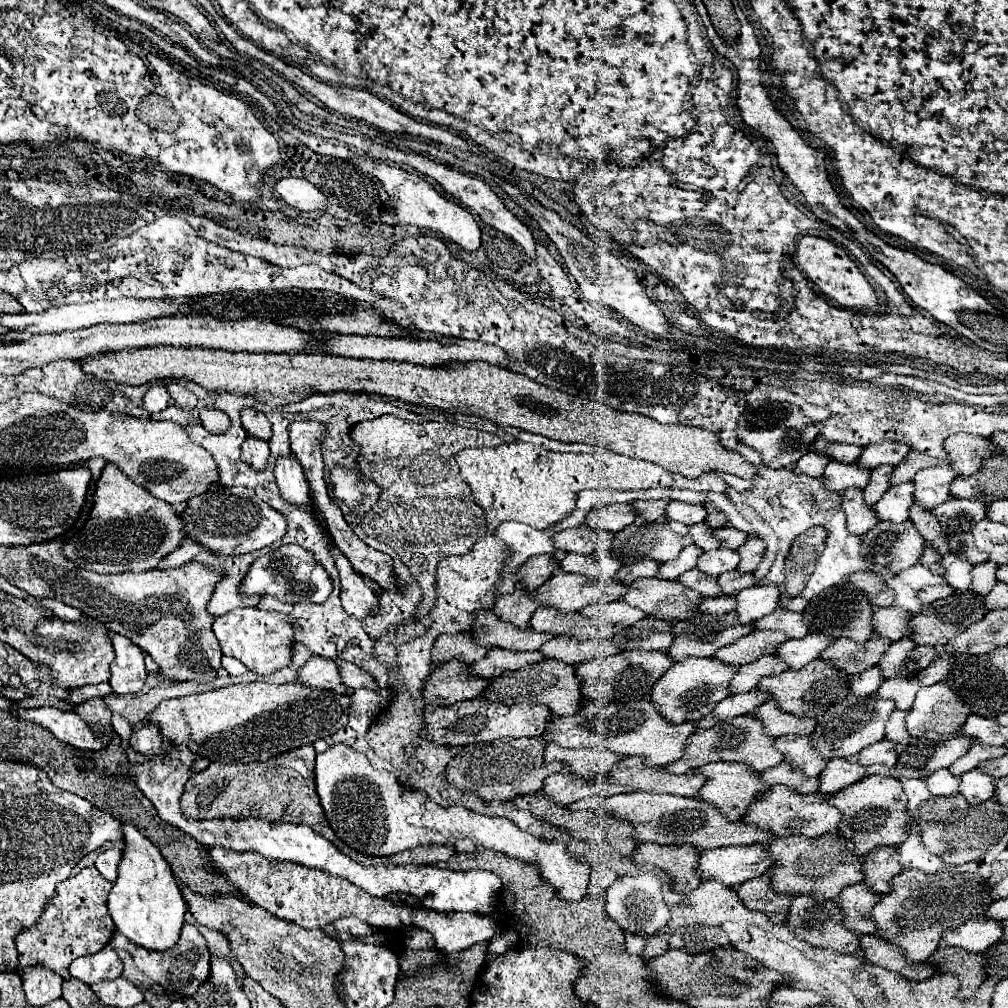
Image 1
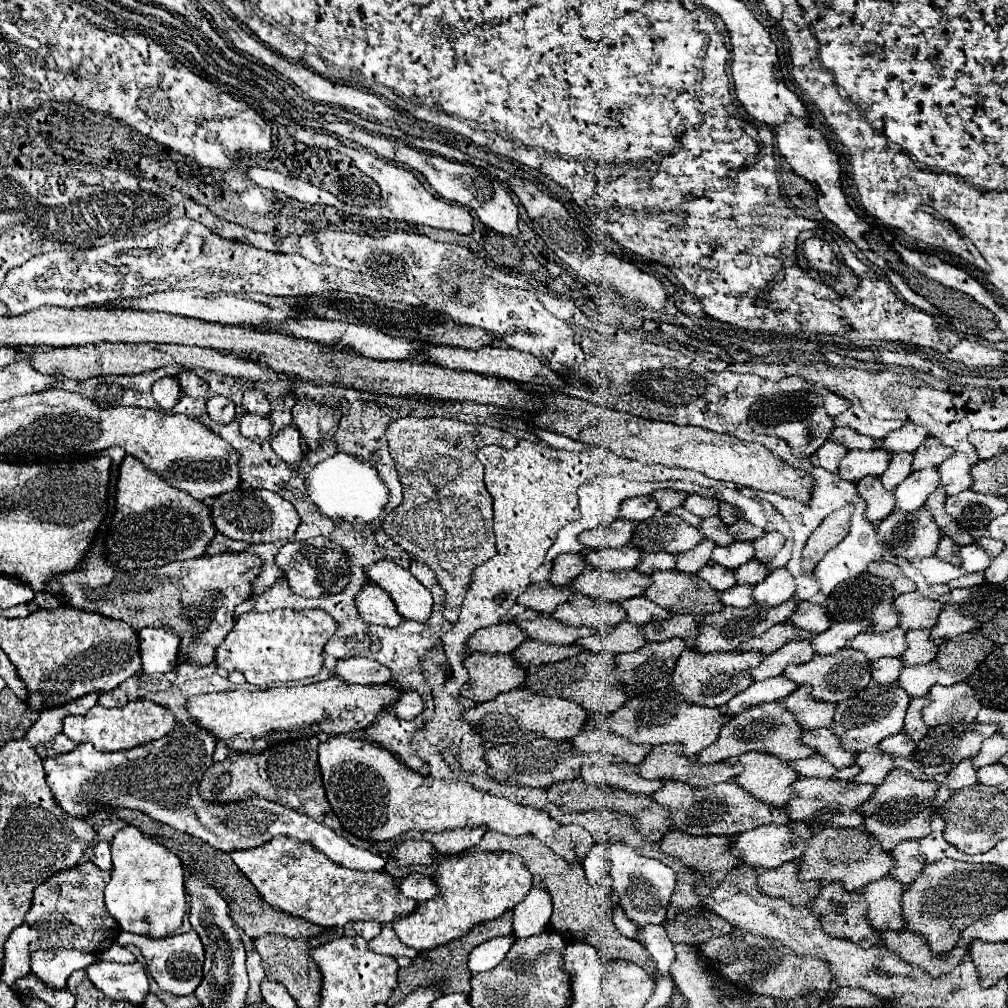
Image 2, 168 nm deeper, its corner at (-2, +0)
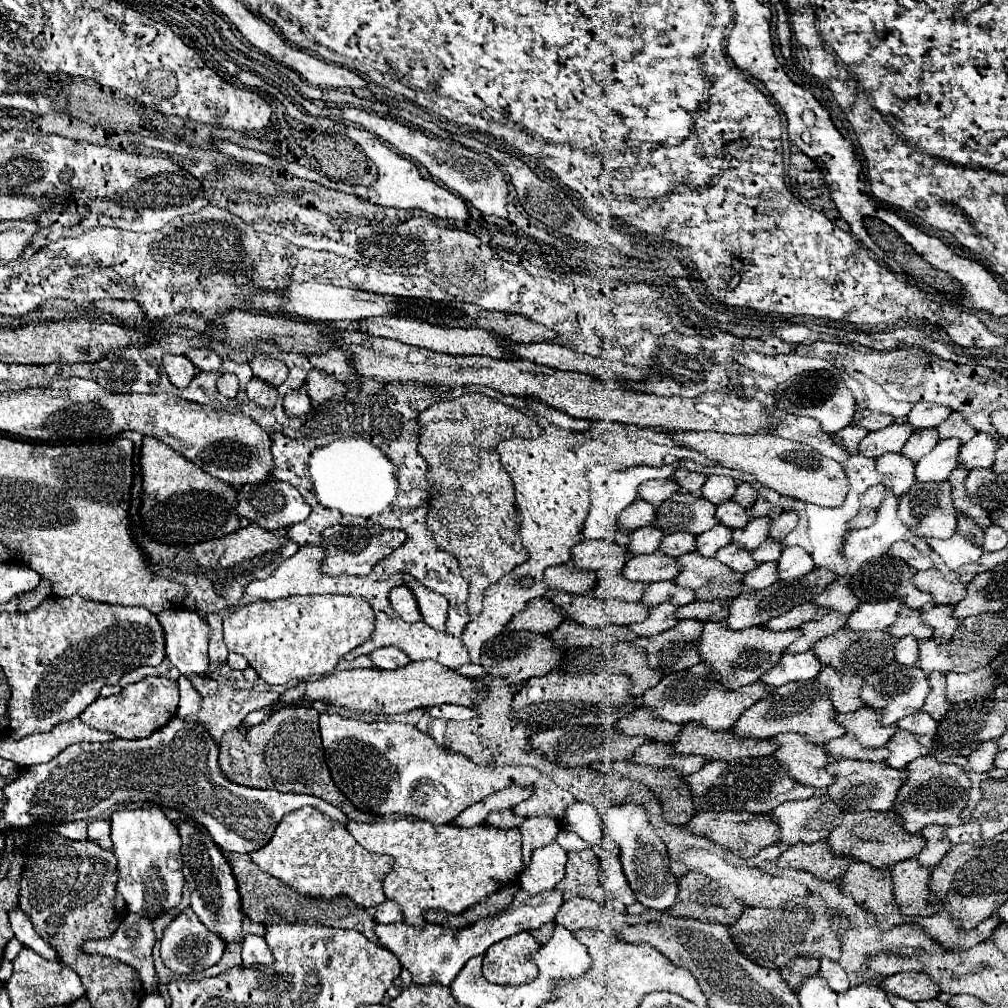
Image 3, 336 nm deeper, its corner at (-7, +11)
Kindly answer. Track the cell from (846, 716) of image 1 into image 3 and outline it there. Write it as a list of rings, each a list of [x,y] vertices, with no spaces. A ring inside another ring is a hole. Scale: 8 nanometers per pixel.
[[[887,665],[887,669],[881,669],[869,677],[863,679],[865,685],[861,689],[861,701],[865,707],[875,709],[883,717],[883,725],[893,725],[899,719],[919,711],[925,703],[925,697],[929,693],[927,675],[919,667],[903,667],[903,665]]]

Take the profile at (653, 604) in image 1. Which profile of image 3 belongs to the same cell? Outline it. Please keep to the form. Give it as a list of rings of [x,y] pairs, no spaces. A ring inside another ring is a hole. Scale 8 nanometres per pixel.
[[[687,553],[677,557],[681,571],[673,579],[679,587],[695,591],[697,601],[727,603],[743,591],[743,575],[731,571],[715,557],[701,557],[699,553]]]

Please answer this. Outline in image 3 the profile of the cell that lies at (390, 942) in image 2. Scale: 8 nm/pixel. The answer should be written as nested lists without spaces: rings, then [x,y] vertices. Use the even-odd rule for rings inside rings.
[[[519,889],[513,903],[503,913],[485,917],[485,919],[481,919],[469,927],[457,929],[457,931],[443,927],[443,925],[433,925],[433,923],[427,925],[425,929],[417,929],[417,927],[411,927],[411,925],[399,921],[399,923],[391,923],[391,925],[375,925],[375,935],[377,935],[379,945],[391,949],[399,957],[401,965],[411,971],[415,985],[427,985],[427,983],[451,985],[451,981],[457,977],[457,973],[465,967],[467,959],[471,959],[475,955],[483,955],[491,945],[503,941],[515,933],[539,929],[545,923],[553,923],[561,905],[563,905],[563,895],[555,889],[551,889],[547,893],[539,893],[535,897],[529,897],[527,893],[523,893],[523,889]]]

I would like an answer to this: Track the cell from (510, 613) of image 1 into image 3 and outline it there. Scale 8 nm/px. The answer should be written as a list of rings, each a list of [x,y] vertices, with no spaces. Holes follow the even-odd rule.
[[[569,561],[567,565],[555,565],[545,569],[545,581],[549,589],[561,589],[565,593],[577,593],[587,595],[591,587],[595,585],[597,575],[593,571],[581,571],[575,569],[575,565]]]

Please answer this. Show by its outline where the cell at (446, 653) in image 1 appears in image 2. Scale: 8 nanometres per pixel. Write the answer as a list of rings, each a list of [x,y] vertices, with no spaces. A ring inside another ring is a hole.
[[[500,622],[496,626],[474,632],[468,648],[472,652],[480,650],[480,652],[490,652],[490,654],[500,654],[500,652],[516,650],[524,640],[528,640],[528,636],[520,632],[520,628],[514,622],[512,624]]]

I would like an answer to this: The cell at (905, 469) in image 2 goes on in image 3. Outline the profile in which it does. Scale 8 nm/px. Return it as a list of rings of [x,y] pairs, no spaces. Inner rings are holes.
[[[935,429],[913,431],[913,435],[909,437],[909,441],[903,447],[903,453],[913,463],[917,463],[921,457],[925,457],[937,445],[937,441],[939,441],[939,437],[937,437],[937,431]]]

